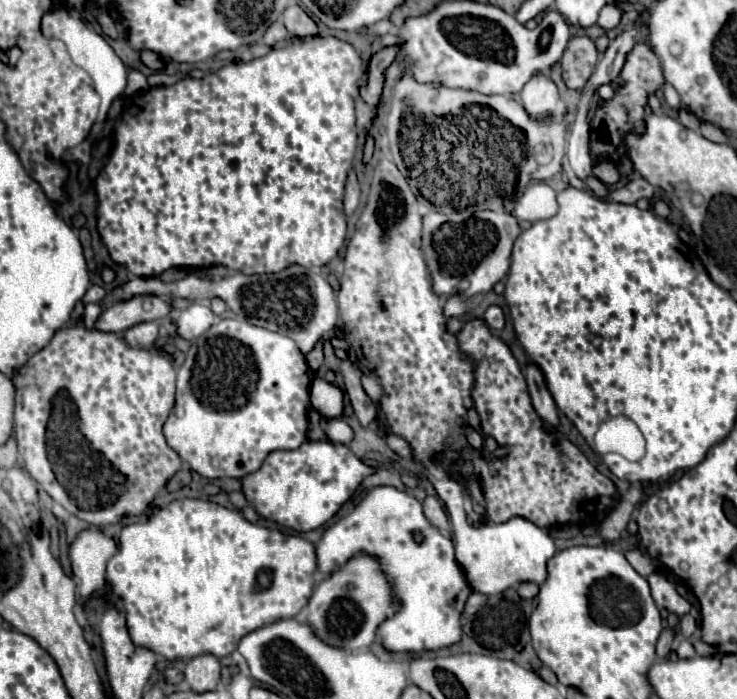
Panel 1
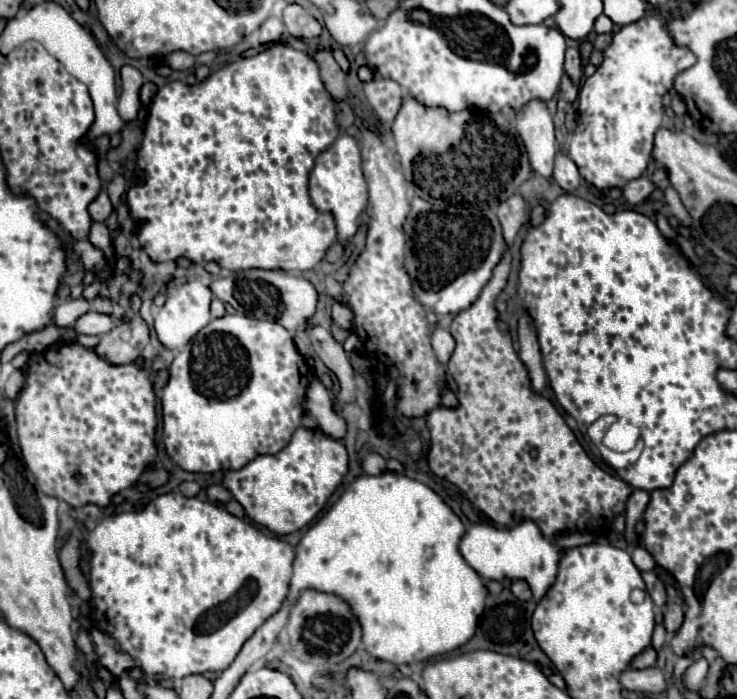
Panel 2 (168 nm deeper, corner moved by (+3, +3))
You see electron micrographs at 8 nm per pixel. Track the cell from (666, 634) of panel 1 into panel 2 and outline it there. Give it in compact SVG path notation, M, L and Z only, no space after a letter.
M653 646L645 648L639 656L635 656L635 660L631 662L633 668L649 668L649 666L655 666L657 664L657 650Z

